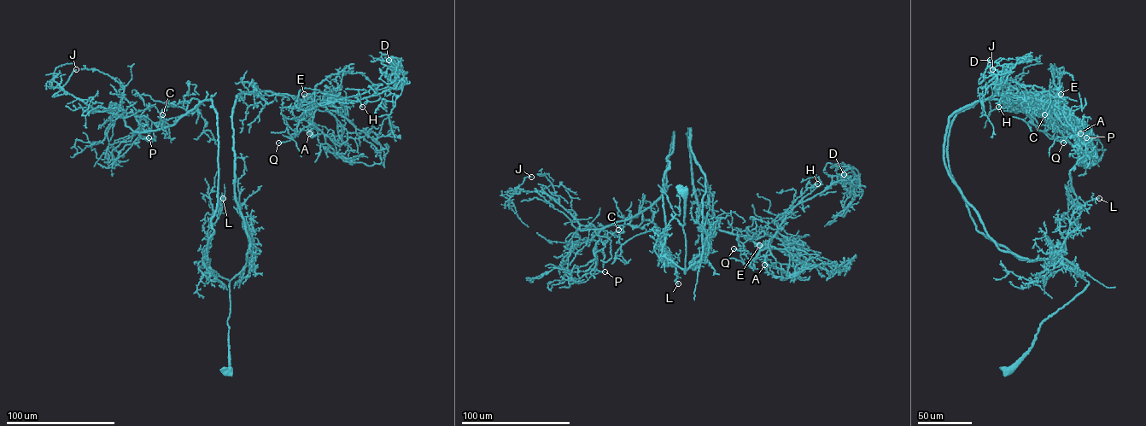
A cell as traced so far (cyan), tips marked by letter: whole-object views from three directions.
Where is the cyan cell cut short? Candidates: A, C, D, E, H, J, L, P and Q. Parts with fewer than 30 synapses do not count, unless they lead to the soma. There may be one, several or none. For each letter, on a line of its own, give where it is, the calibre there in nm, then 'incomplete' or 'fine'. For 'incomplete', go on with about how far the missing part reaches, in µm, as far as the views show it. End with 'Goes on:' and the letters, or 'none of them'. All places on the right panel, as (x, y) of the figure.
A: place (1080, 133); calibre 180 nm; fine
C: place (1044, 114); calibre 190 nm; fine
D: place (990, 60); calibre 550 nm; fine
E: place (1061, 94); calibre 320 nm; fine
H: place (998, 107); calibre 160 nm; fine
J: place (992, 69); calibre 200 nm; fine
L: place (1099, 198); calibre 160 nm; fine
P: place (1086, 137); calibre 190 nm; incomplete; missing 45 µm
Q: place (1063, 142); calibre 160 nm; fine
Goes on: P

